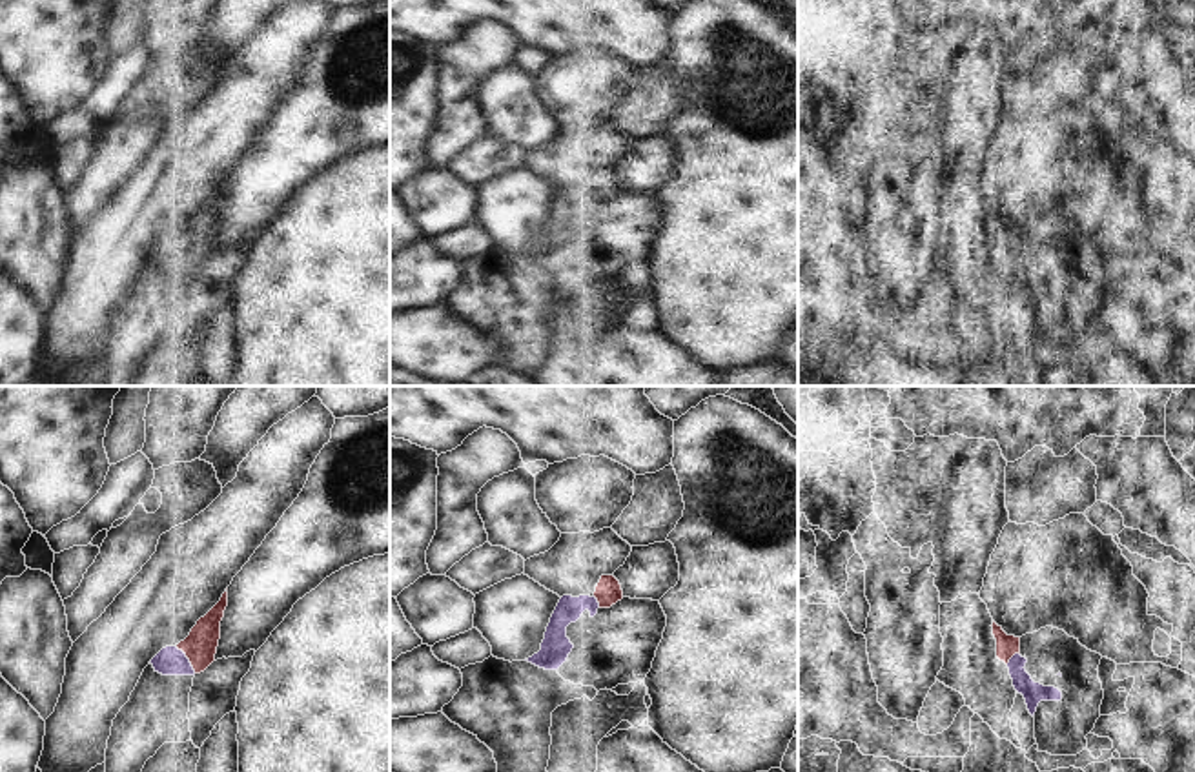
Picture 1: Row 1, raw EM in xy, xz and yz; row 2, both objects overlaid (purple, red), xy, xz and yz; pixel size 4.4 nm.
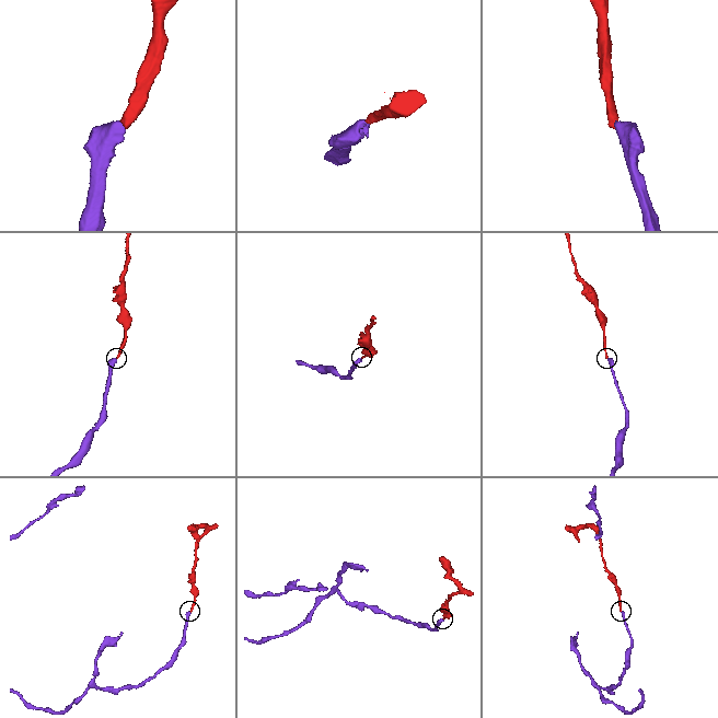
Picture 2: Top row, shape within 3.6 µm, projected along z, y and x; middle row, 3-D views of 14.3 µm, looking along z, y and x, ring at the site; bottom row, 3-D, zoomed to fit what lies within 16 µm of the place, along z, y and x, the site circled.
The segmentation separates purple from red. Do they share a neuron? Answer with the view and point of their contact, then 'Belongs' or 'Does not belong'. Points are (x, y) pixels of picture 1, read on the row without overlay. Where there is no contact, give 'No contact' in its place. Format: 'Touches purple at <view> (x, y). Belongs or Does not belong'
Touches purple at xy (188, 252). Belongs.

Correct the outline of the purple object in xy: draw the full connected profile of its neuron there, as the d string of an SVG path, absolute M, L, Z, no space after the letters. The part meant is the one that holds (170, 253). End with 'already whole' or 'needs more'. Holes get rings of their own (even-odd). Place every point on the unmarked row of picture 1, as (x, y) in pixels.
M228 184L197 213L189 228L177 239L162 240L149 255L162 268L195 268L213 253L220 231L220 213L228 198Z; needs more

